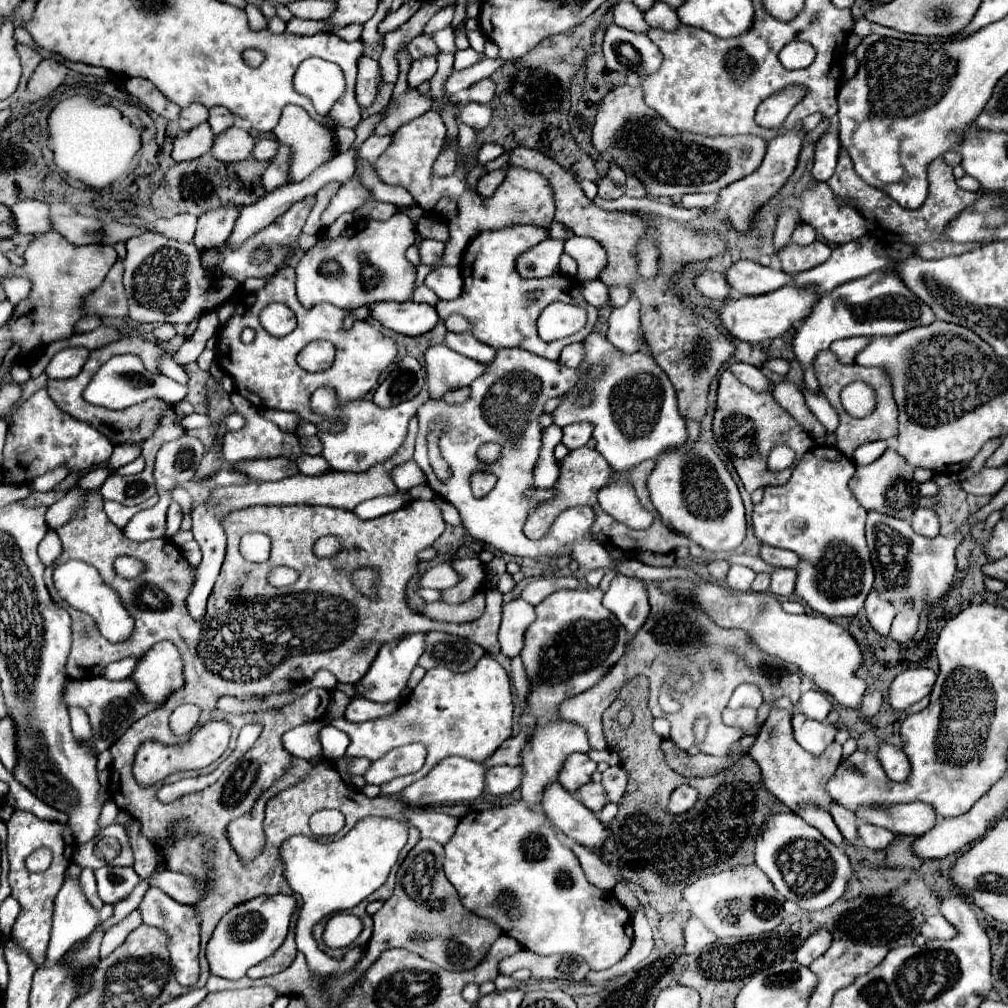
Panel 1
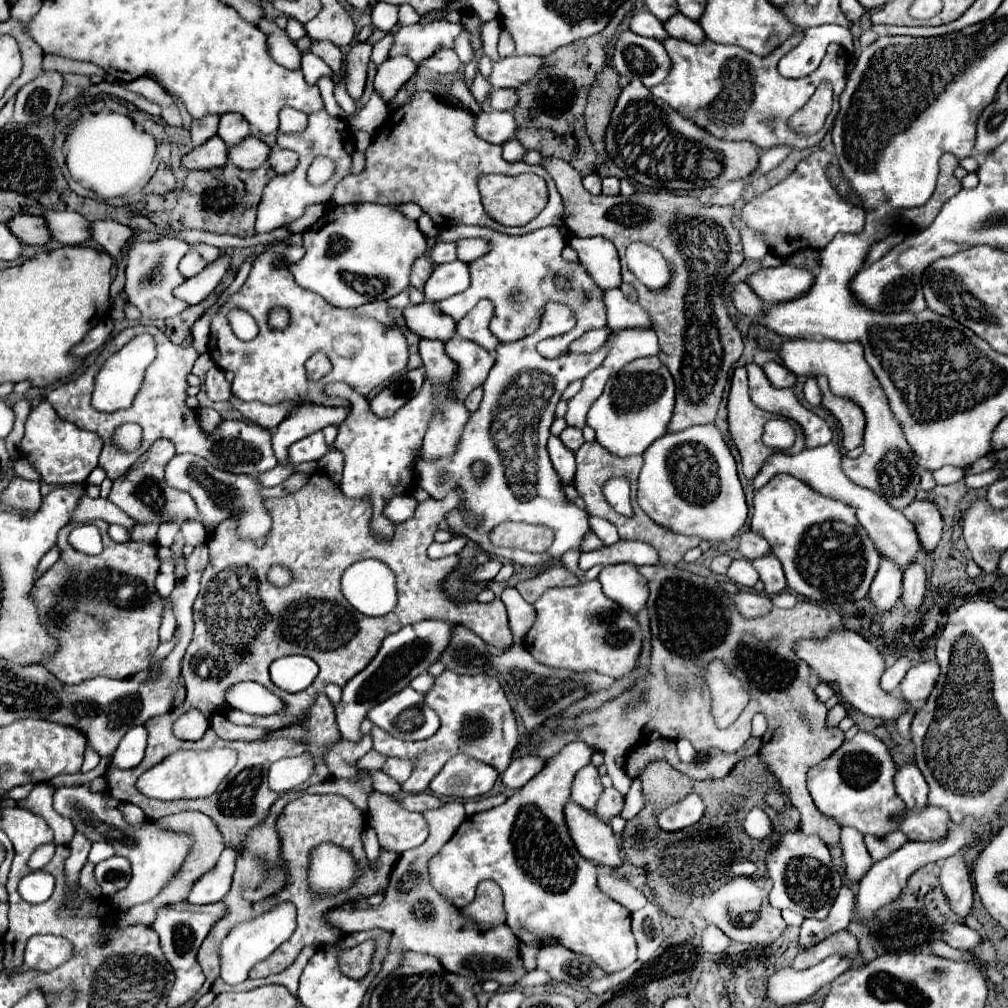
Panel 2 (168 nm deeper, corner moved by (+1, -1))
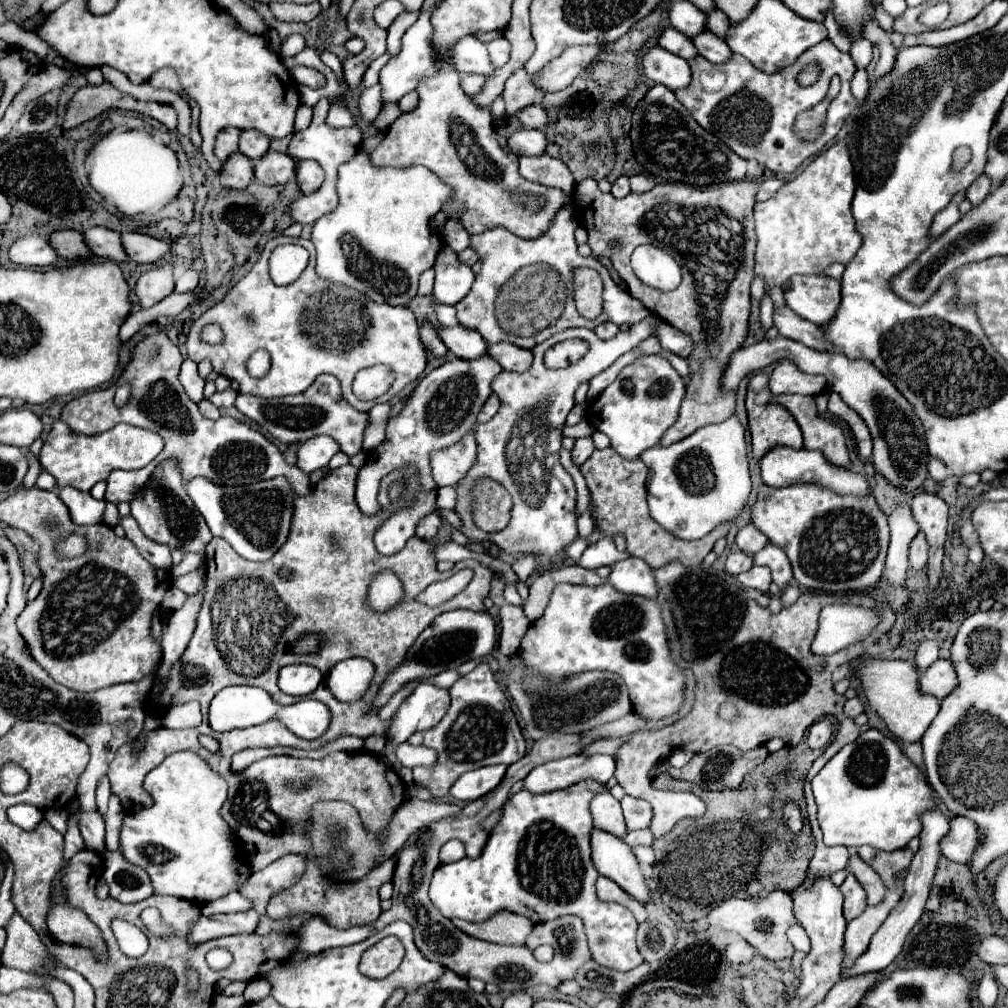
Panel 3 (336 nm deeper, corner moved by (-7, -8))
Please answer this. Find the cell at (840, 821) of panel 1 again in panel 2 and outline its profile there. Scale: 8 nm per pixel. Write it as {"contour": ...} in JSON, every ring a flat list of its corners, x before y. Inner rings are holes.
{"contour":[[852,827,842,829,840,847,842,847,842,859,844,859,844,873,848,881,856,885,866,875,866,871,872,867,874,861,864,847,862,835,858,835]]}

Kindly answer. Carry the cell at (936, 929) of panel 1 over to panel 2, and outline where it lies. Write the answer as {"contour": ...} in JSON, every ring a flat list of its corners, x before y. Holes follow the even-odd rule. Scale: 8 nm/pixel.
{"contour":[[946,923,946,931,942,937,950,947,962,951,974,951,982,945,982,935,970,929,966,923]]}

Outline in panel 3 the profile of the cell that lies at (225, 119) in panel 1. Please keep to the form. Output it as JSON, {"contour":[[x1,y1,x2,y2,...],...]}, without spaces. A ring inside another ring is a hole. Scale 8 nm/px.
{"contour":[[242,130,238,150,248,158,258,160,268,152,268,144,270,144,270,140,262,132,258,132,258,130]]}

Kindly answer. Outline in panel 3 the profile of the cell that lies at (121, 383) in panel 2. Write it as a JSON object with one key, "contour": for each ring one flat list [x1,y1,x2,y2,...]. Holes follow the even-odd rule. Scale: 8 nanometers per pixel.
{"contour":[[130,384,118,386,118,388,116,388,116,396,114,396,114,404,116,404,118,408,122,408,122,406,128,404,128,400,130,400]]}

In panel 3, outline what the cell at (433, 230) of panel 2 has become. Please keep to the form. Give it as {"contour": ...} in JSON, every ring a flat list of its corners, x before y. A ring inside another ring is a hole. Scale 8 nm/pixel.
{"contour":[[444,246,434,264,436,270,436,284,434,284,434,298,440,304,456,304,460,302,474,284,474,272,470,266,458,262,456,252]]}

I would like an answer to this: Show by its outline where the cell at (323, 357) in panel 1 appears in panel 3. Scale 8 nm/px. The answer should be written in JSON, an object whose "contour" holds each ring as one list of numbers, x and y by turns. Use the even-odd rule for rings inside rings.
{"contour":[[330,374,318,376,304,394,286,396,286,398,272,398,272,400,264,400,264,398,258,398,258,396,248,396,248,394,238,394,234,406,244,416,254,420,258,426,268,430,276,440,280,440,284,444,304,442,304,440,308,440,312,436,328,434,340,444,340,450,344,454,348,454,348,456,354,456,354,454,358,454,362,450,364,432,366,432,368,422,370,422,368,414,356,412,342,398,338,378,334,378]]}

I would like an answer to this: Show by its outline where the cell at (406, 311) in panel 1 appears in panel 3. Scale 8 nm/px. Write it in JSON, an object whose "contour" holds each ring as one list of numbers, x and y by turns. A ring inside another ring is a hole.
{"contour":[[460,324,458,326,440,326,438,336,446,344,446,348,450,352,454,352,458,358,472,360,472,358,486,354,488,344,484,342,484,338,478,332,464,328]]}

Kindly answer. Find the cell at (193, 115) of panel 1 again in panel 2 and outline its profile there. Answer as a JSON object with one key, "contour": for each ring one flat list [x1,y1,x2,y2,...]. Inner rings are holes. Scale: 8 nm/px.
{"contour":[[208,115,206,119,194,119,192,129,190,129,194,145,204,145,210,137,214,137,218,133,218,121,220,117,216,115]]}

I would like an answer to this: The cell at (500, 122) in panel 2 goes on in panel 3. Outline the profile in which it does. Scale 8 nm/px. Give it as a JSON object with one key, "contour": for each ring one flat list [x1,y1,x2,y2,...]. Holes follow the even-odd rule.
{"contour":[[518,128,508,138,508,148,516,156,538,156,546,150,546,136,542,130,528,130]]}

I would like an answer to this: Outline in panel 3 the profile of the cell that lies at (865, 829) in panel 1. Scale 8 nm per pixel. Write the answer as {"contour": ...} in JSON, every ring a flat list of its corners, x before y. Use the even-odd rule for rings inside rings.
{"contour":[[914,838,912,842,908,842,908,846,904,846,902,850,894,850,894,852,874,850,872,846,860,846,856,852,868,866,872,866,880,874,884,884,890,884,896,872,908,868,910,860,918,852,918,846,920,846,920,840]]}

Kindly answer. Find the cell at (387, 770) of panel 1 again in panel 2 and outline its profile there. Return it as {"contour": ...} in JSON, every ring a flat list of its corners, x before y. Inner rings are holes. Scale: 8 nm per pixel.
{"contour":[[390,757,386,761,386,765,382,767,384,773,388,773,390,777,394,777,398,783,404,783,408,777,410,777,410,771,412,771,414,763,410,763,408,759,398,759,398,757]]}

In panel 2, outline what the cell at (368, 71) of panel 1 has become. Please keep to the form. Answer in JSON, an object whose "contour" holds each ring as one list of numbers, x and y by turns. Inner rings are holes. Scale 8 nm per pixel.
{"contour":[[366,41,366,43,354,43,352,49,348,51,348,55,344,57,346,89,354,101,358,101,362,97,370,53,372,53,372,45]]}

